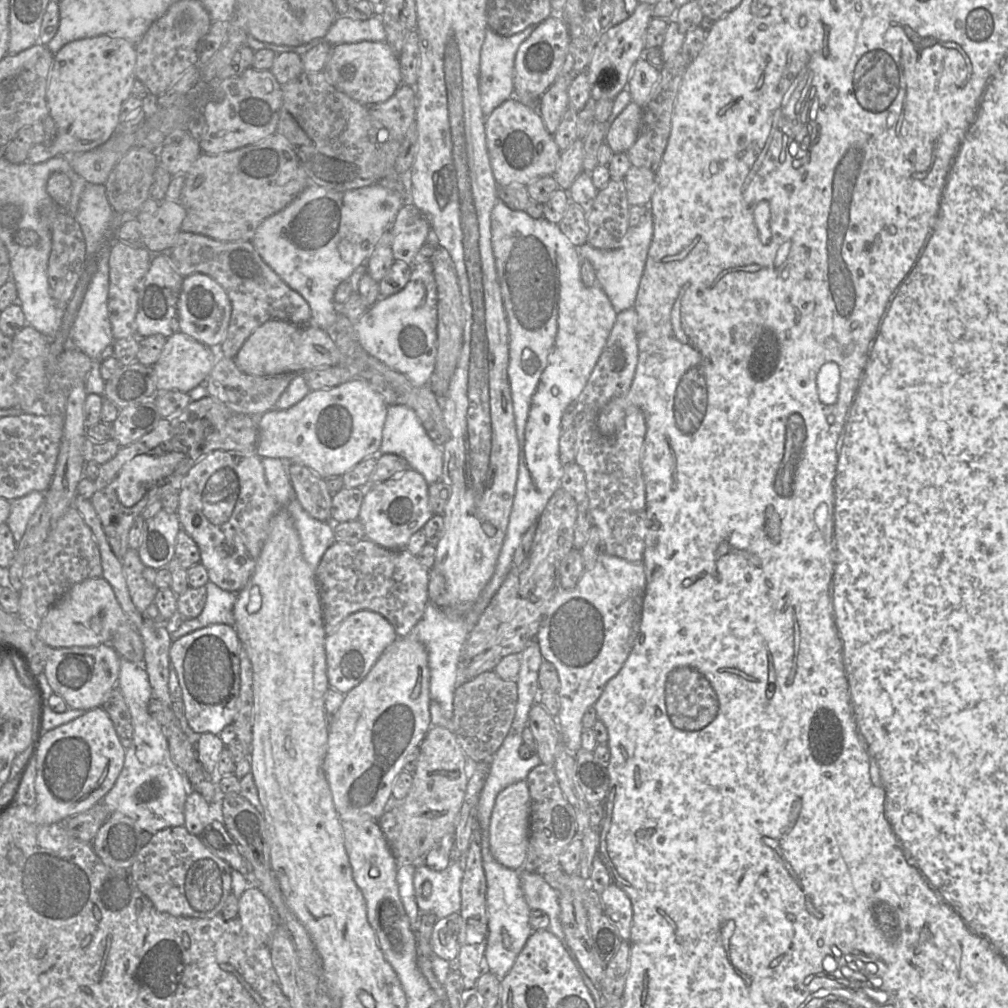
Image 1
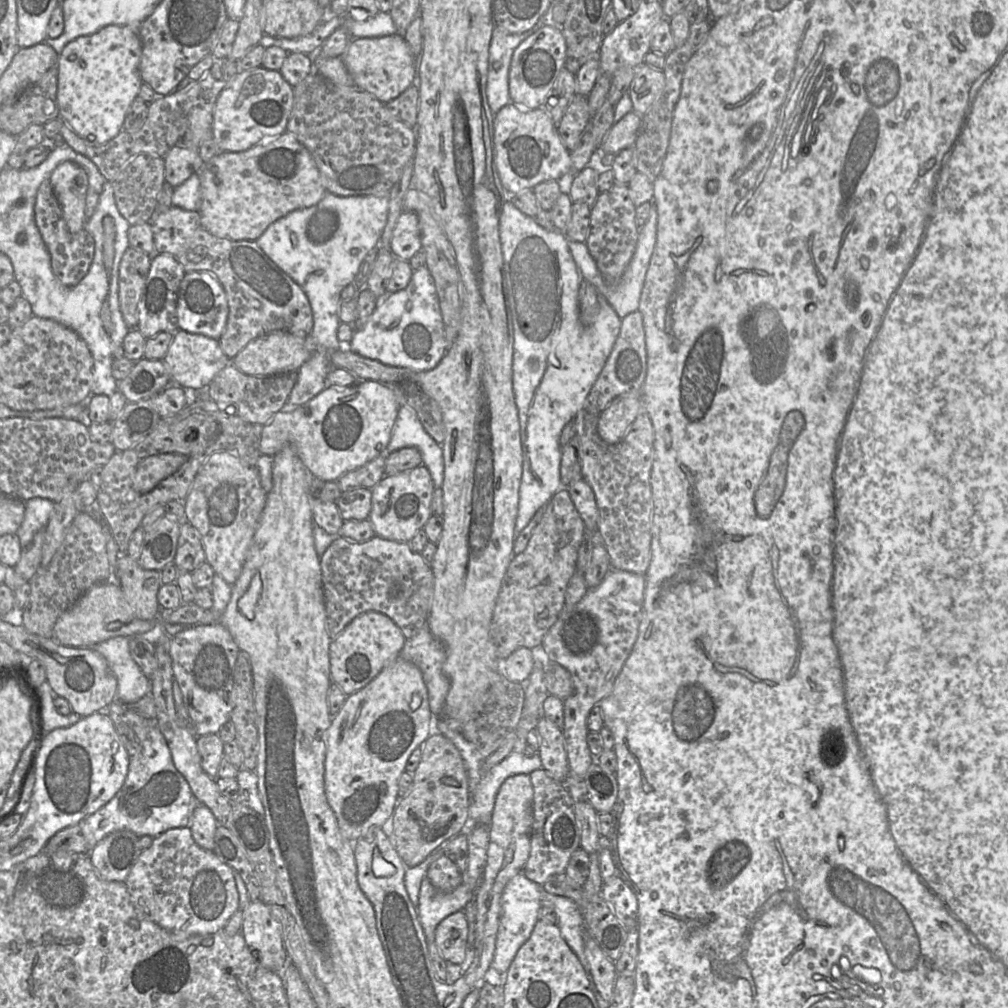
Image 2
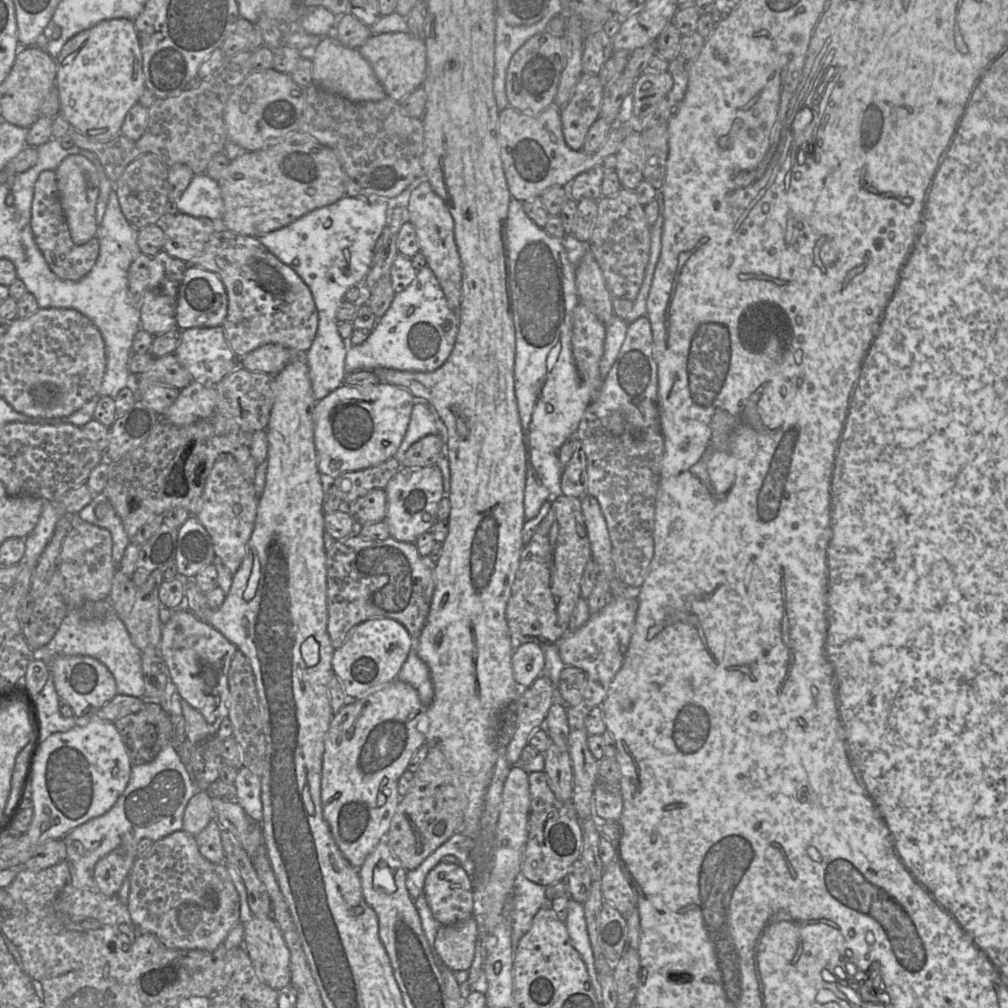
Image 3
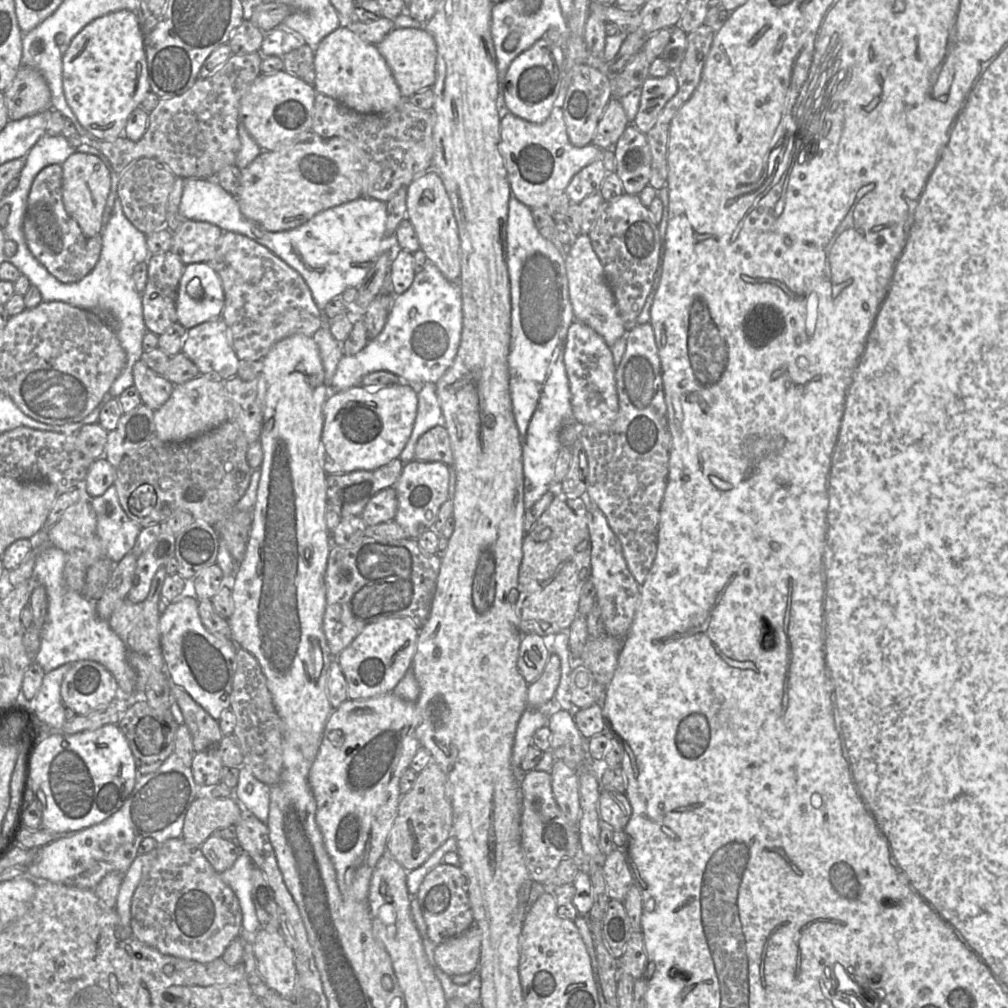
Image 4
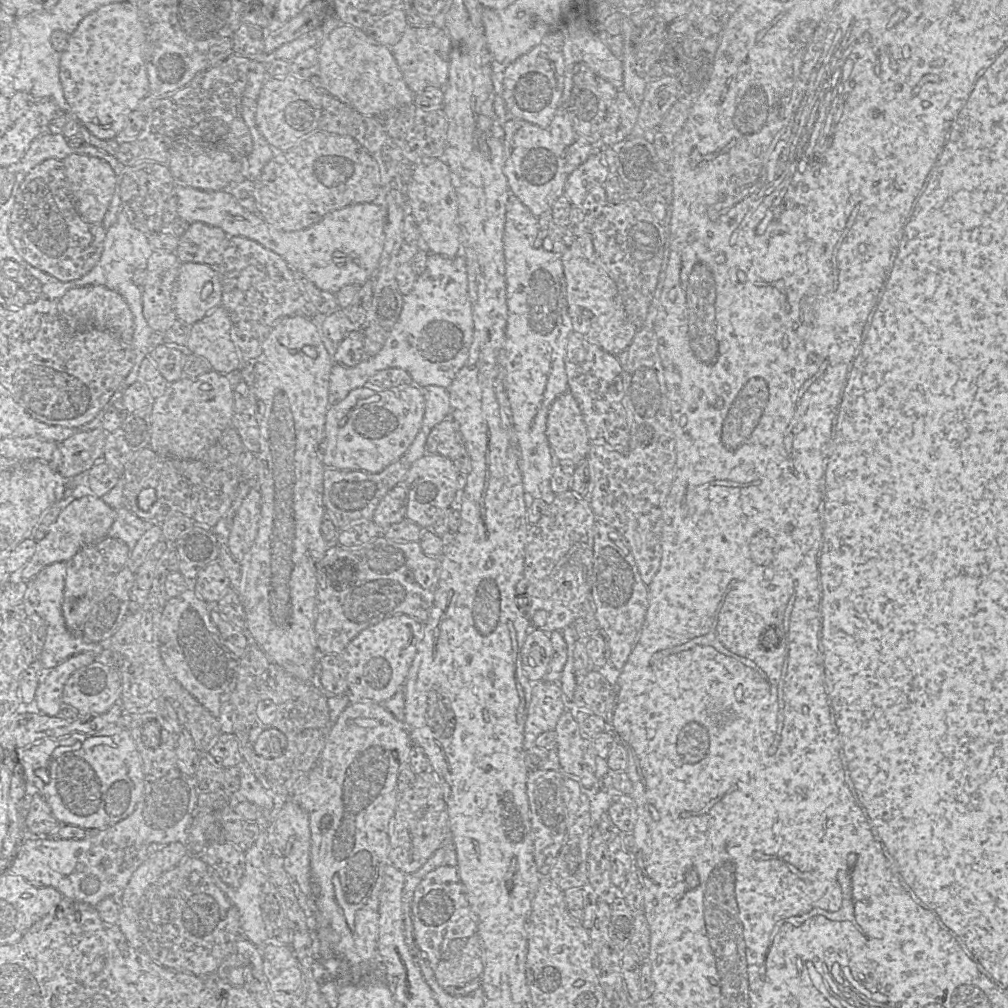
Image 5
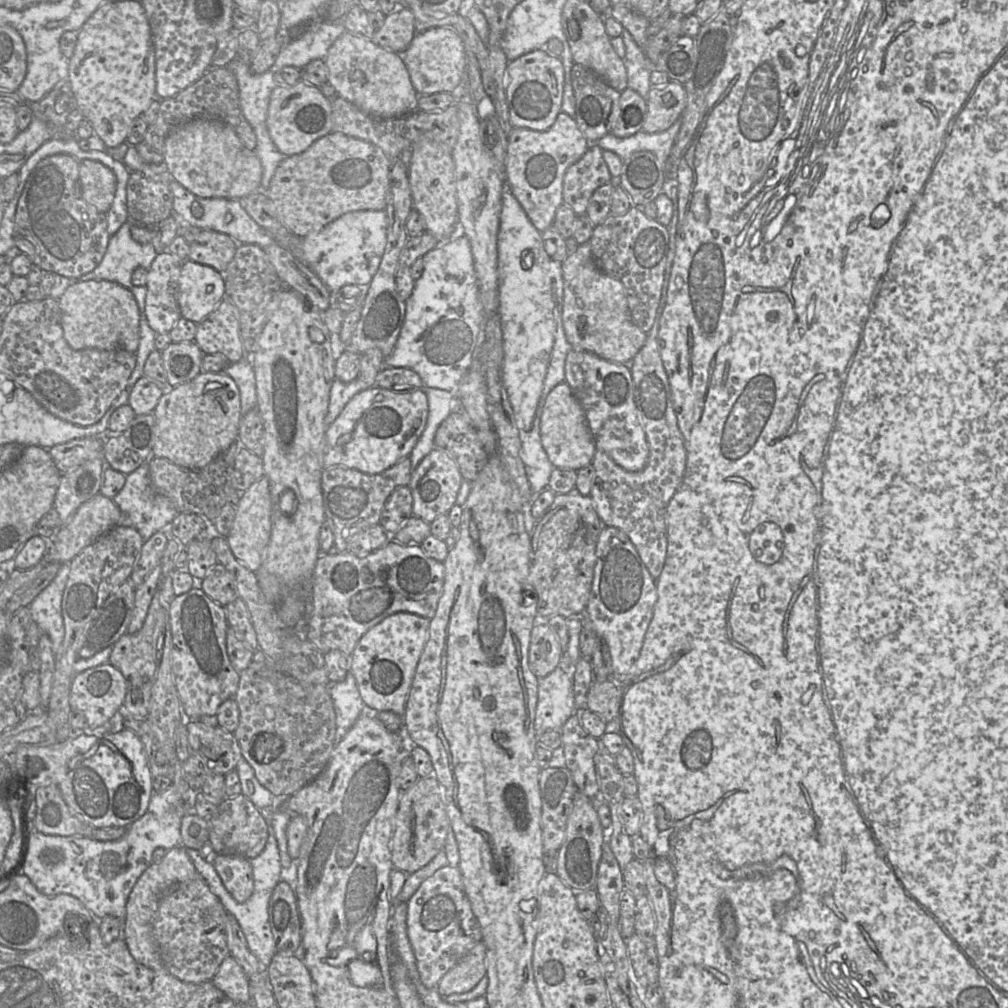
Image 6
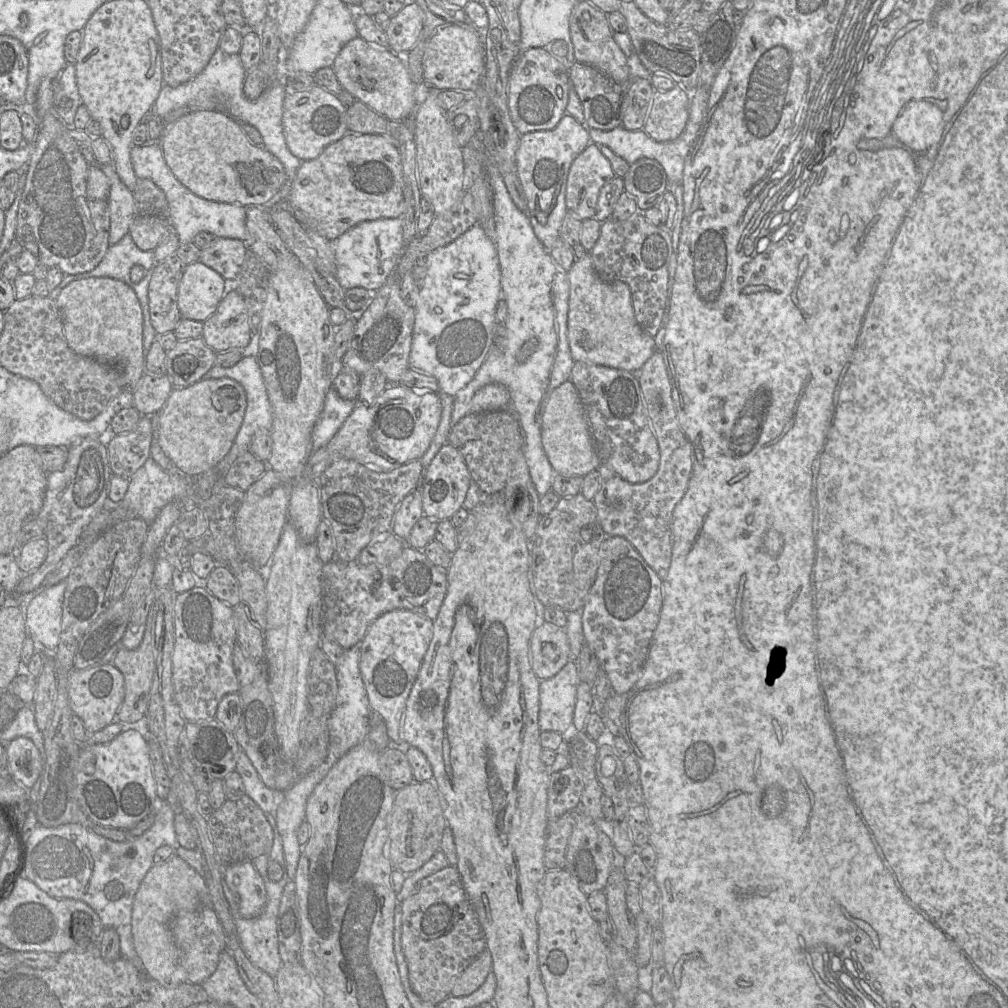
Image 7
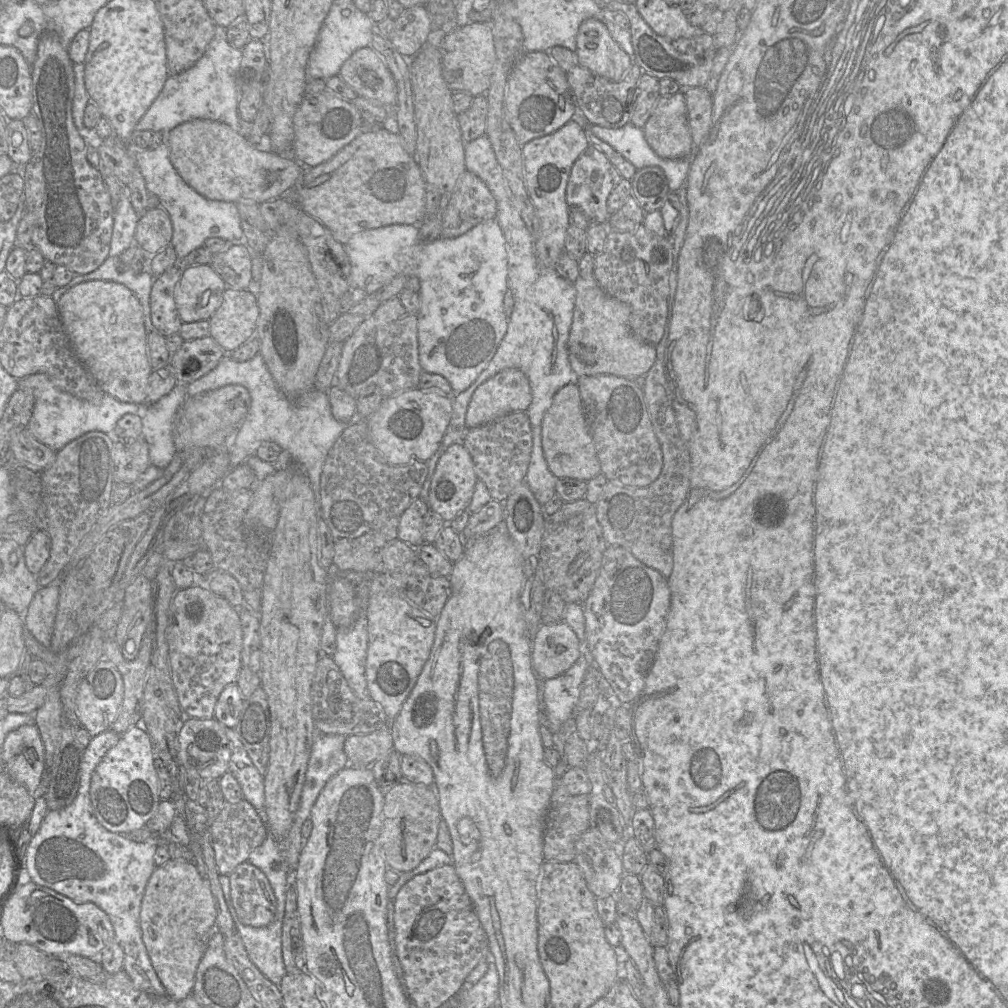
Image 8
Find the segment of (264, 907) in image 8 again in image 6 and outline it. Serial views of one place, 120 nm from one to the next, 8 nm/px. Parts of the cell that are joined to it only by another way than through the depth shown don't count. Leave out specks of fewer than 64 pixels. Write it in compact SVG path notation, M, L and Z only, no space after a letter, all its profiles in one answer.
M213 854L210 857L227 891L237 902L246 902L254 889L250 860L236 855Z

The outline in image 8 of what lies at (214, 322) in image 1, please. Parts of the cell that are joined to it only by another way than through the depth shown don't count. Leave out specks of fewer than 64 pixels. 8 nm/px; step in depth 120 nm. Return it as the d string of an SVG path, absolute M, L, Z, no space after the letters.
M209 264L183 267L180 281L175 287L175 302L179 316L184 323L209 320L221 304L227 289L224 280Z

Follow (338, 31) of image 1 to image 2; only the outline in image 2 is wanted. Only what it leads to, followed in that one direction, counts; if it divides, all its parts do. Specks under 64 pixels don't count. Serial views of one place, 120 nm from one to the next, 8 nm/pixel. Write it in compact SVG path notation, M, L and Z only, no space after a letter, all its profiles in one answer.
M378 12L374 17L363 22L354 21L349 16L344 15L340 19L340 23L330 30L328 37L339 27L344 27L351 39L375 38L398 34L389 12Z

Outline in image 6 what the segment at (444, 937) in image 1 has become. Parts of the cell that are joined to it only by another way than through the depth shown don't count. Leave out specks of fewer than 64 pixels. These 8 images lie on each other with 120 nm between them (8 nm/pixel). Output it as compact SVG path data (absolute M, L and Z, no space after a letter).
M476 944L439 981L437 990L442 997L471 991L486 975L486 946Z

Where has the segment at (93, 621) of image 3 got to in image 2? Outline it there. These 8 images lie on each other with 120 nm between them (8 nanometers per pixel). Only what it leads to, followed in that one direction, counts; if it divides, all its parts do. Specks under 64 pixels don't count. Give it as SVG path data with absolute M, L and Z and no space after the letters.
M114 637L91 647L108 662L117 679L117 698L125 704L136 702L151 693L151 681L130 655L129 639Z

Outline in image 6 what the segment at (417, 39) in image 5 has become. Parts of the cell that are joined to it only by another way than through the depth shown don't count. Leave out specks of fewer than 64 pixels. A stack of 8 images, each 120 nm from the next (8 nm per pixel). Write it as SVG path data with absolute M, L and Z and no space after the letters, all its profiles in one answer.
M433 27L416 32L408 48L401 54L412 85L418 95L452 93L466 79L467 58L458 33L448 27Z

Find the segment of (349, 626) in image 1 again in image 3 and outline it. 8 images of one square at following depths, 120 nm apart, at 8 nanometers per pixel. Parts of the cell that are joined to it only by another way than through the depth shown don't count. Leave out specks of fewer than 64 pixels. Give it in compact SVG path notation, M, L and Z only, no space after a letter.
M371 618L356 625L344 643L334 650L333 671L348 699L357 699L398 679L402 665L414 648L415 640L400 622L392 618Z

